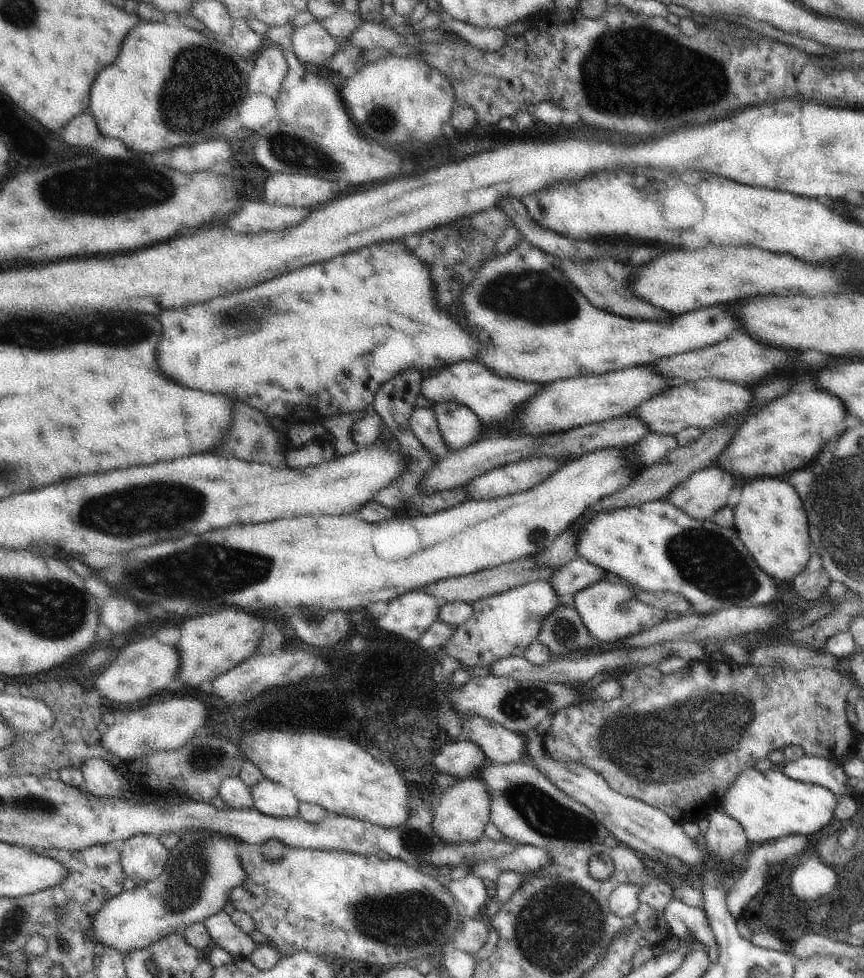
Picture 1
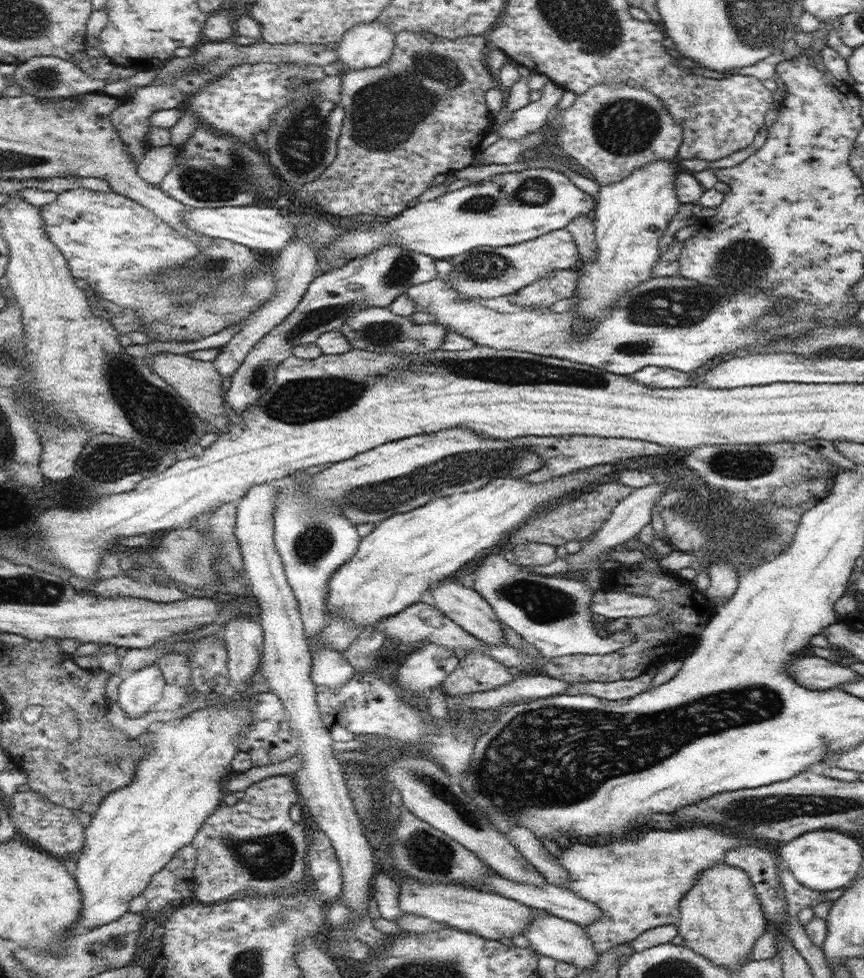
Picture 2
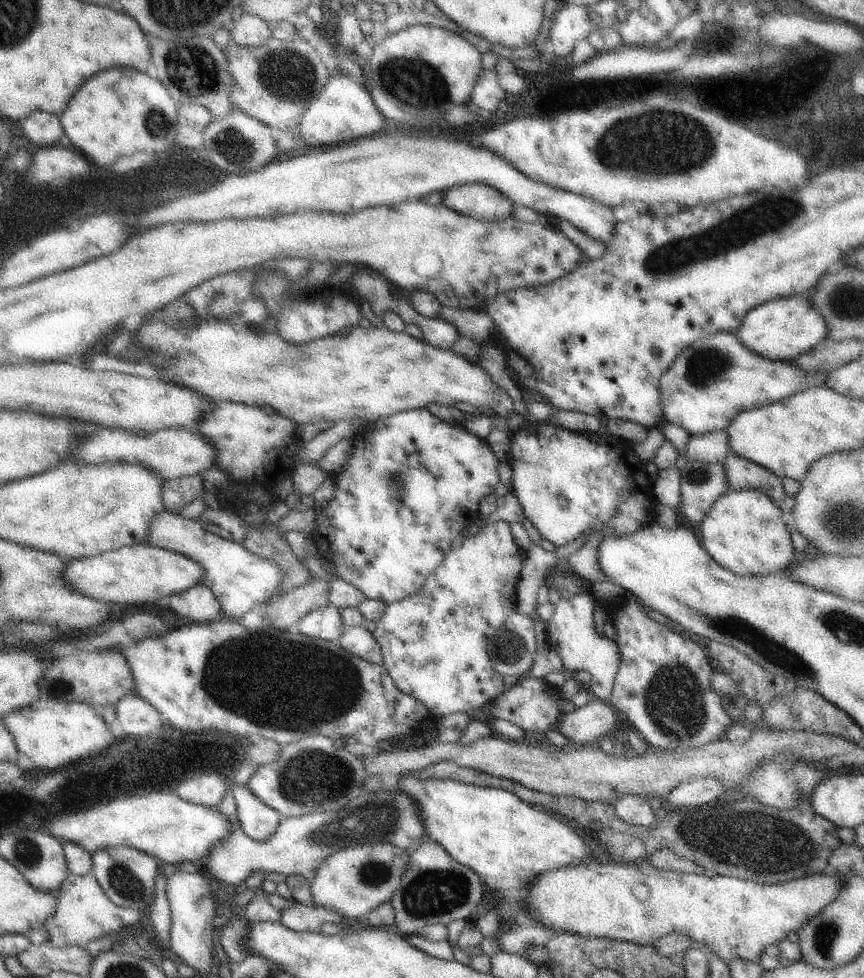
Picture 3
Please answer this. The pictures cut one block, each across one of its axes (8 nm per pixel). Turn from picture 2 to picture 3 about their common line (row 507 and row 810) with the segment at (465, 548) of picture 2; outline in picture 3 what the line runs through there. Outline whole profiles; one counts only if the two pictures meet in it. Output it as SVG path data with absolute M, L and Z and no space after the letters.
M400 775L395 790L404 792L406 796L410 796L410 800L414 800L414 804L418 804L418 818L426 828L426 836L441 844L454 860L476 872L492 891L518 888L526 893L534 880L544 872L594 860L590 857L592 850L584 842L584 838L570 826L570 822L530 806L516 794L506 790L467 785L450 779L420 780L416 776L405 775Z

